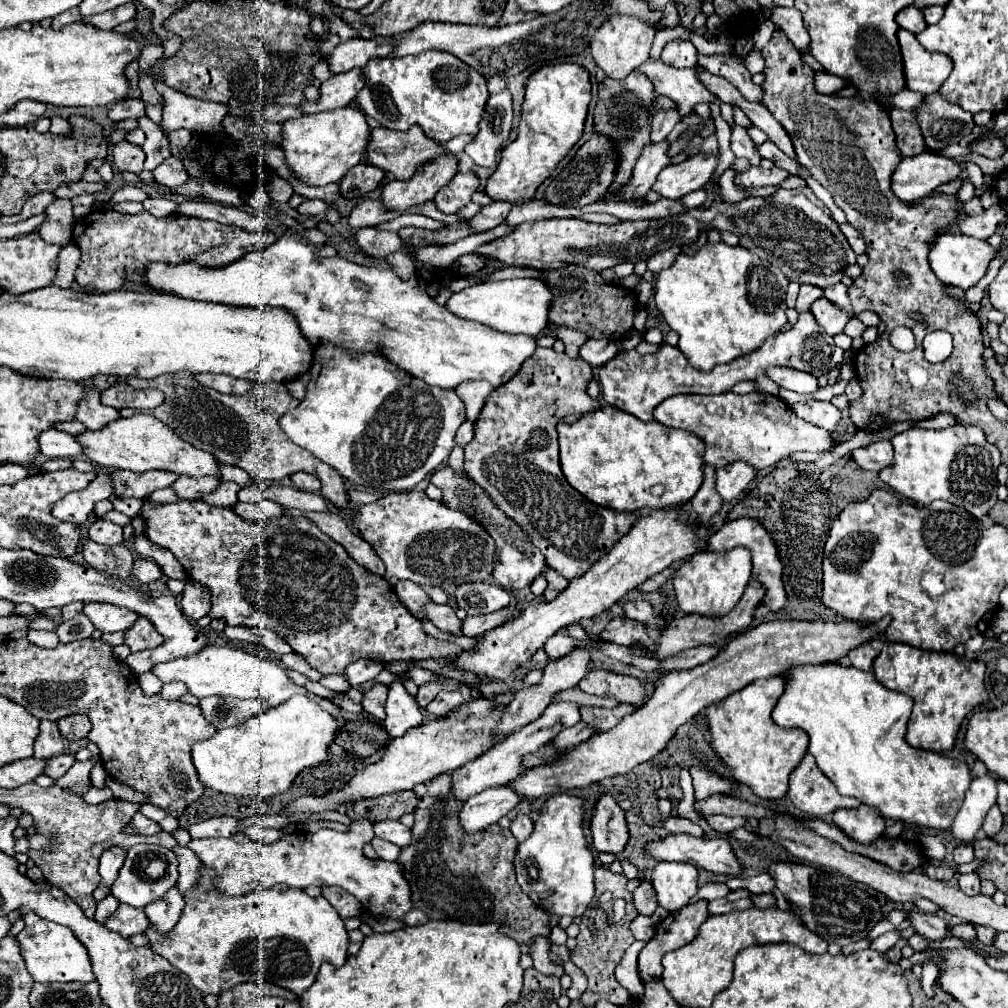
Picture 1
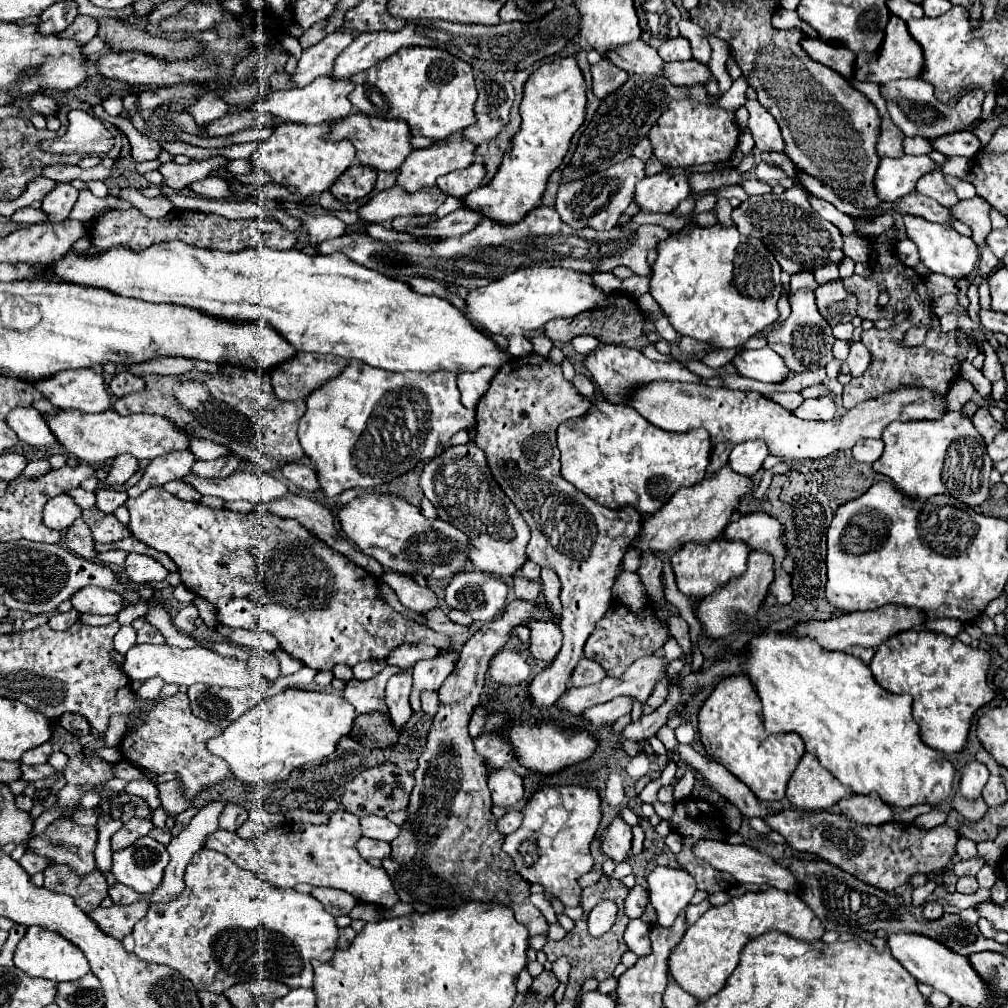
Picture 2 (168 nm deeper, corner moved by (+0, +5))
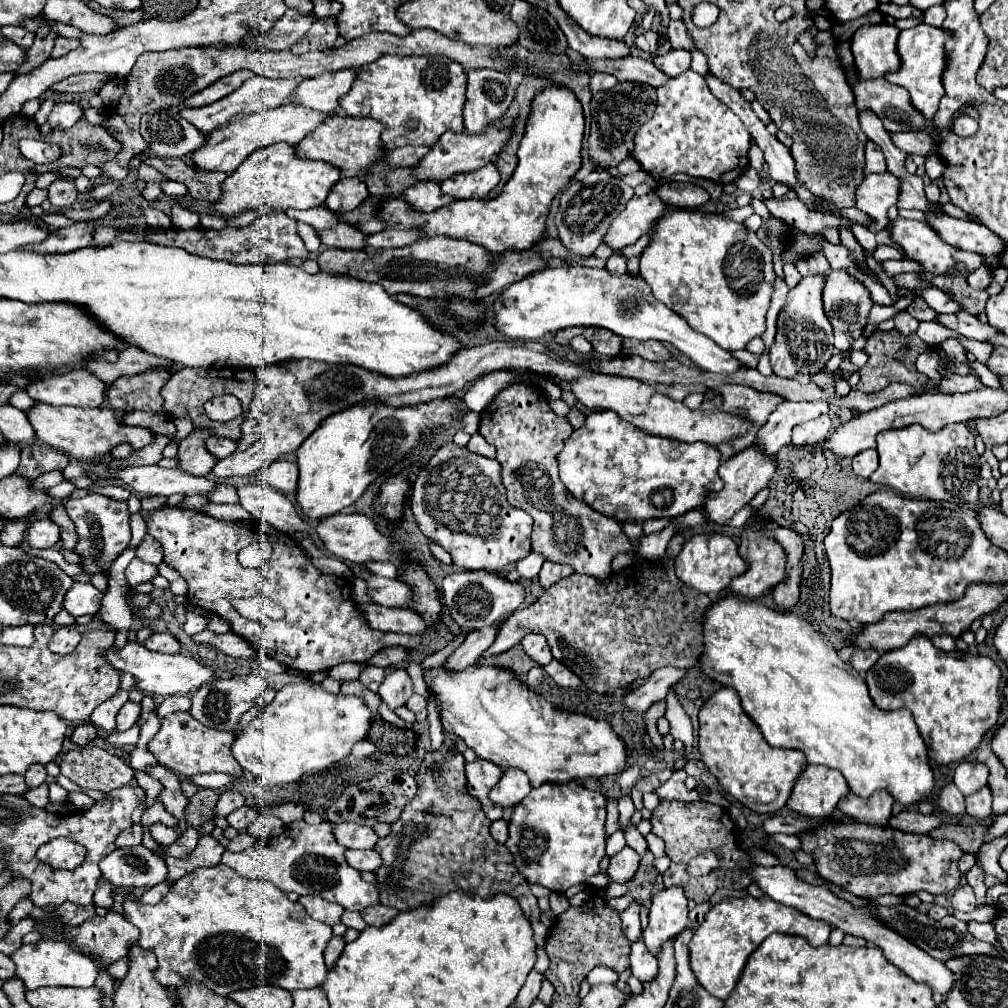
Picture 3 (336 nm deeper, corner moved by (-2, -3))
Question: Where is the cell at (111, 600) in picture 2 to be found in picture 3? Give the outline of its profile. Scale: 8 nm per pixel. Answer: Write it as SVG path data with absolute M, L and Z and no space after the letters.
M73 583L71 589L65 593L63 607L73 615L97 615L101 607L101 591L97 591L91 583Z

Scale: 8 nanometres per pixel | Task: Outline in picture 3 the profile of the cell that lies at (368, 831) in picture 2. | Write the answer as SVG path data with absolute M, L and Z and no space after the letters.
M351 821L337 823L333 835L345 849L373 849L379 839L371 827L361 827Z

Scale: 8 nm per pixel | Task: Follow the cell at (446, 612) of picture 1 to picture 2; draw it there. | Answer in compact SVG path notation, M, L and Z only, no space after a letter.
M387 571L381 575L381 579L391 589L395 589L399 601L413 611L425 613L425 611L433 611L439 607L439 597L429 587L419 587L415 583L415 579L409 575L399 575L399 573Z

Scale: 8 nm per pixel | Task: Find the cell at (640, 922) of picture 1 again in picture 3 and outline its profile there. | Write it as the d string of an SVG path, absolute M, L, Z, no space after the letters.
M641 941L631 945L629 959L631 959L631 971L641 983L647 983L657 977L657 957L651 955Z

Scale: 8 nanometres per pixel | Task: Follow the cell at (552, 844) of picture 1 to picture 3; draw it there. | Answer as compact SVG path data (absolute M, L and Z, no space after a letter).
M569 781L569 783L543 783L533 787L531 793L515 805L513 817L509 821L509 839L505 841L507 849L511 851L517 869L529 883L543 885L551 891L565 893L571 885L583 883L587 877L599 873L599 863L605 857L605 797L599 791L585 789L583 785Z

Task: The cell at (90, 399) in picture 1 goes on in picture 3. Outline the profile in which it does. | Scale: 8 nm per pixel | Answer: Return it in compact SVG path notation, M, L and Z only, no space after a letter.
M77 369L69 375L31 381L27 385L27 393L35 401L49 403L55 407L99 407L105 401L105 383L85 369Z

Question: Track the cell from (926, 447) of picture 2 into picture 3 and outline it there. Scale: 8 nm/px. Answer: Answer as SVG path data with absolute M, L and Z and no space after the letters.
M965 423L943 427L937 433L925 431L921 425L905 429L883 431L877 435L879 467L869 477L873 483L887 485L901 495L915 499L977 503L979 495L979 455L975 451L975 437Z

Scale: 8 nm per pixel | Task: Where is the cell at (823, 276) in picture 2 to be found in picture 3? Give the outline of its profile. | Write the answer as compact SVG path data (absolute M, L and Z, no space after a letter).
M821 251L809 253L807 257L799 259L795 263L795 267L801 275L827 275L829 273L829 263L827 263L827 259L823 257Z

